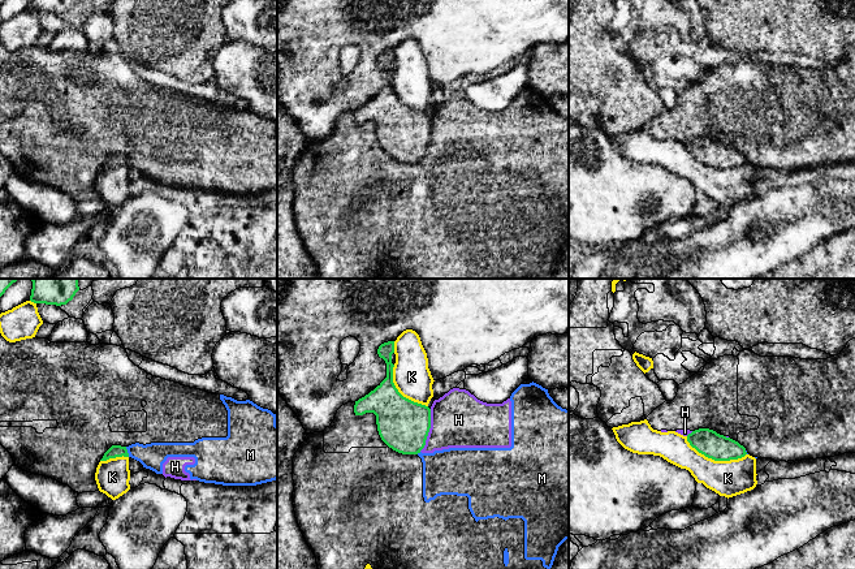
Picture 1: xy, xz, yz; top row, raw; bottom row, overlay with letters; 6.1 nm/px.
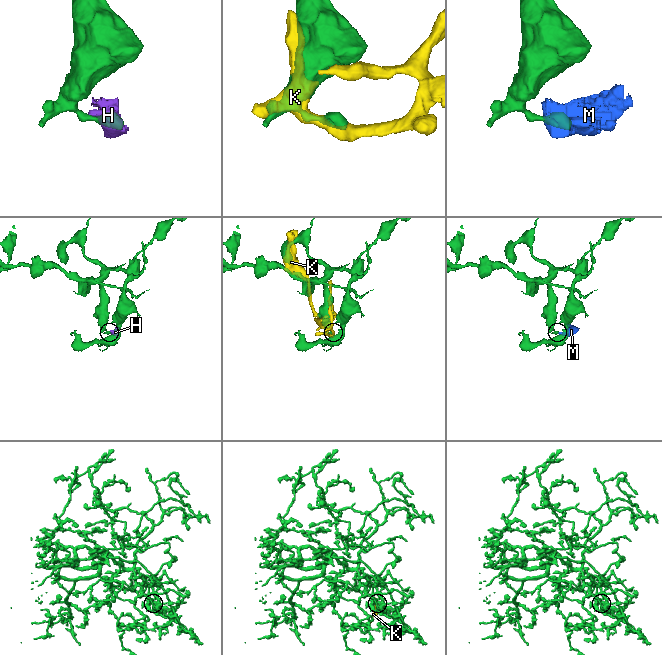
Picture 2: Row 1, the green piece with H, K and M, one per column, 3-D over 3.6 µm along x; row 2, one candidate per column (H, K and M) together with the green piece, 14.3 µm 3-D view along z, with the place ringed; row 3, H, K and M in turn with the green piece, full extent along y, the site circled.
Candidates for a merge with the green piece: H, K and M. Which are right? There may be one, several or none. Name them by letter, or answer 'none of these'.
none of these

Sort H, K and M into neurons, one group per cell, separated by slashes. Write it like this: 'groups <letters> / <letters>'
groups H M / K

